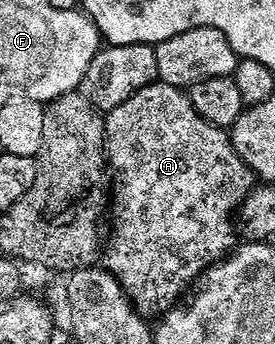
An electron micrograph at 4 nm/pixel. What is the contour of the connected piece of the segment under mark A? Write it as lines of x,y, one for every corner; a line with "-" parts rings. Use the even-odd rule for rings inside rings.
156,83
145,87
141,91
137,91
137,95
133,95
133,99
129,99
125,103
121,103
121,107
117,107
109,114
106,114
107,122
107,159
109,162
110,172
113,174
113,181
119,186
116,187
115,193
113,189
113,209
115,205
115,230
111,233
111,242
105,245
105,268
117,279
117,283
121,283
121,287
125,291
125,295
134,305
136,311
142,313
144,318
158,318
167,312
176,304
175,301
187,288
190,290
192,286
198,282
199,278
207,272
213,265
219,264
224,257
230,257
237,245
237,214
243,205
251,190
257,184
255,173
241,159
241,155
237,155
237,151
233,147
230,136
224,130
218,129
216,125
210,125
205,118
198,113
193,107
190,96
184,90
173,87
172,85
164,85

